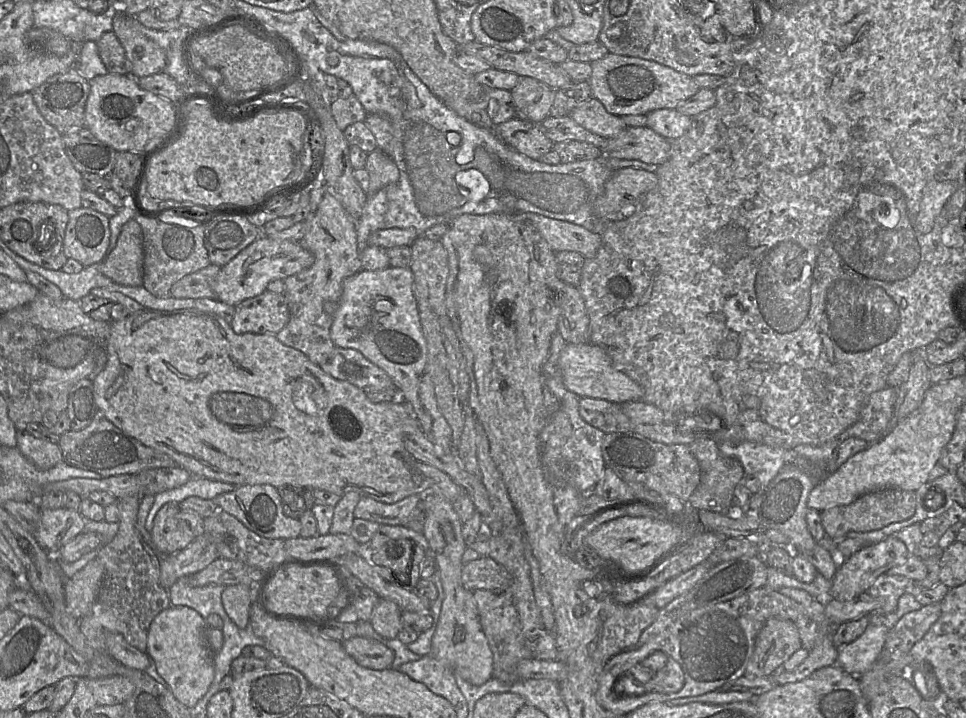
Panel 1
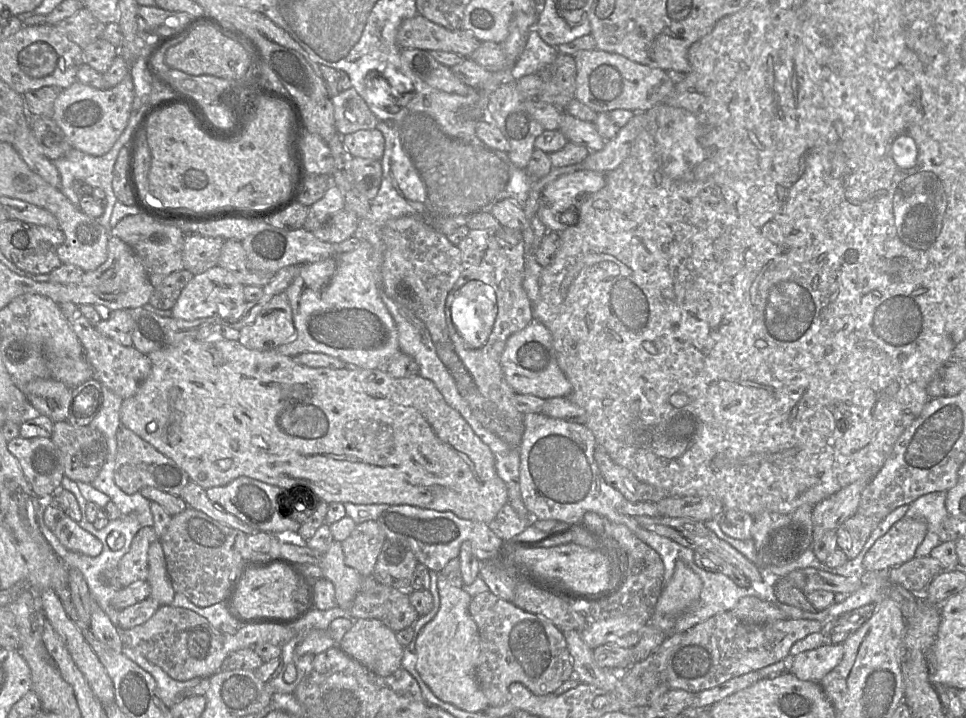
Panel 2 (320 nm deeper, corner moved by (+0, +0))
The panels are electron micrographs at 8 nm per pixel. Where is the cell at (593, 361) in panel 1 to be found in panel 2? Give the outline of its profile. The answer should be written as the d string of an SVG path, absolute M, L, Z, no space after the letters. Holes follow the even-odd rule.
M532 319L528 326L507 339L500 363L507 383L517 394L547 400L568 397L572 391L571 383L558 366L552 335L538 320Z

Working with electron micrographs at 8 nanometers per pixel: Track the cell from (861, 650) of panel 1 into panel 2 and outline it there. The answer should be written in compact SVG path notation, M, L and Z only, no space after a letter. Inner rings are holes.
M827 642L824 645L801 652L790 658L788 672L802 681L819 683L842 660L843 645Z

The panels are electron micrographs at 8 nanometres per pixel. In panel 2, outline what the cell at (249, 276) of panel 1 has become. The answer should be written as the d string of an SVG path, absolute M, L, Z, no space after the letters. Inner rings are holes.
M217 265L202 274L194 275L181 291L171 310L156 309L148 303L144 307L160 316L172 316L183 320L218 318L226 322L234 322L243 314L246 304L244 285L233 273Z

